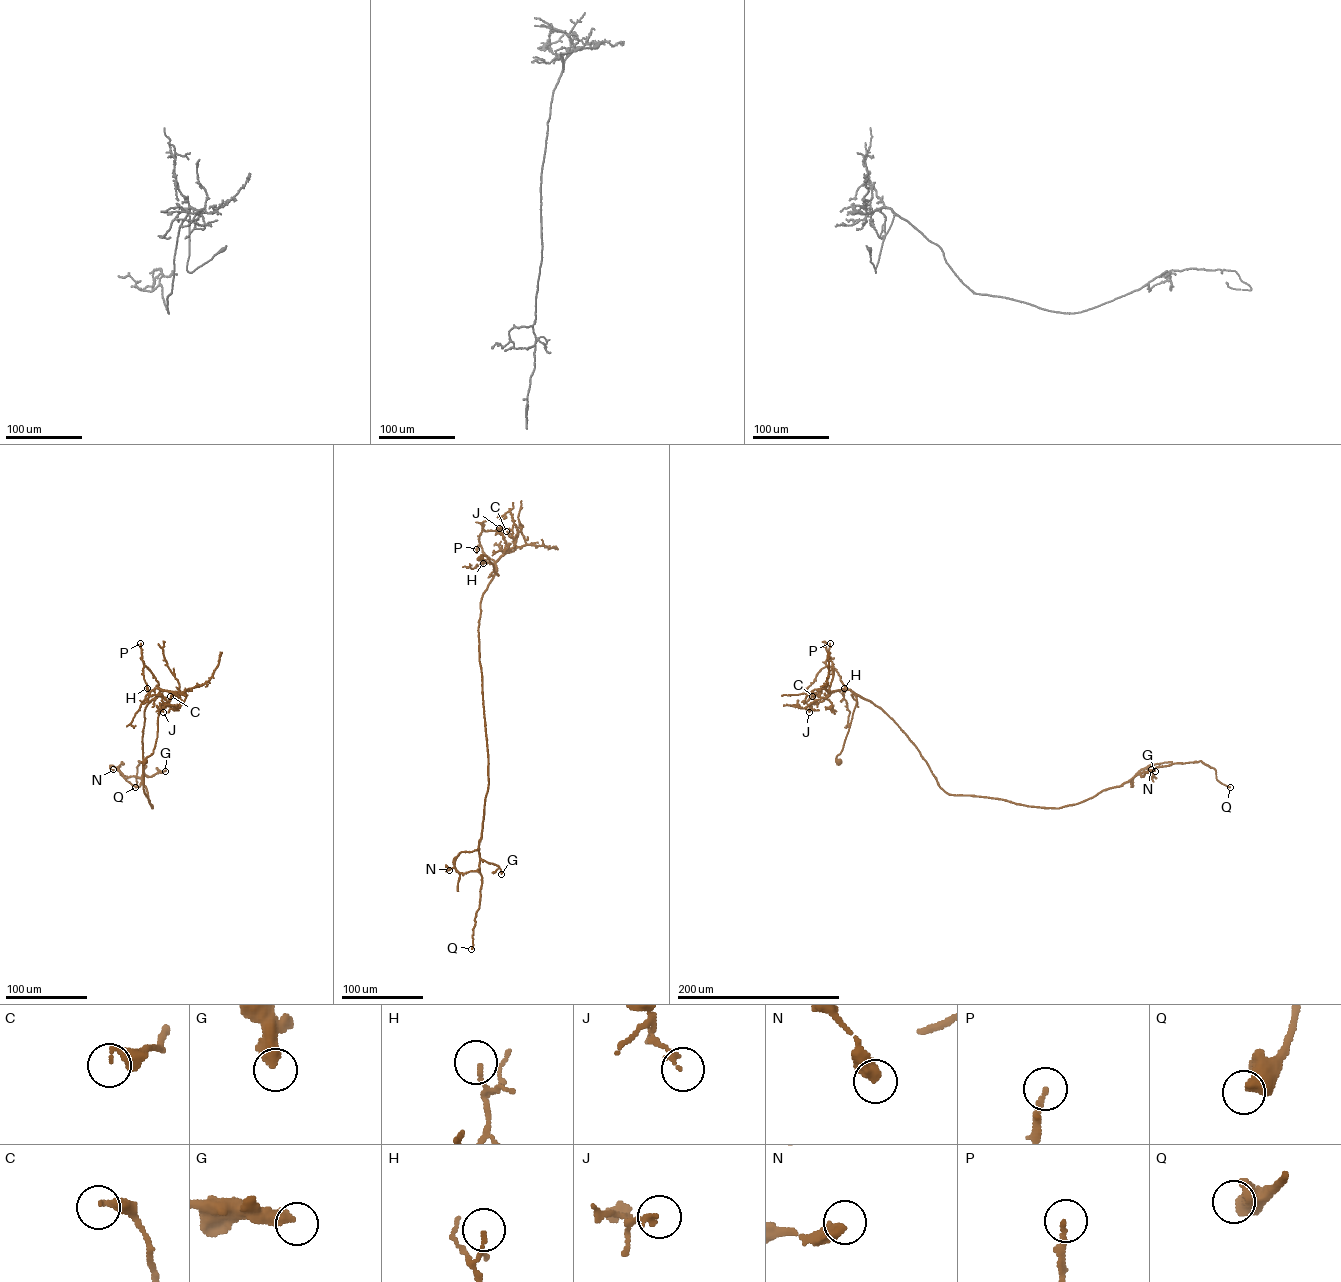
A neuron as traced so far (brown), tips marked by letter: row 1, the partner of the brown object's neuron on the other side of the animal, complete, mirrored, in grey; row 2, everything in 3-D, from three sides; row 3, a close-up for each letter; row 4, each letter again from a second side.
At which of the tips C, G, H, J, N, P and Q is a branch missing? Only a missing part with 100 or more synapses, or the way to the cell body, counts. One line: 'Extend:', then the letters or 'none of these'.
Extend: none of these

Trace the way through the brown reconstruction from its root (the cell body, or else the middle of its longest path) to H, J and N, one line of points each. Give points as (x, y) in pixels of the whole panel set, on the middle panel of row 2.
H: (480, 558), (486, 556), (498, 575), (495, 574), (493, 563), (483, 563)
J: (480, 558), (486, 556), (498, 575), (495, 574), (494, 563), (508, 549), (503, 534), (496, 530), (499, 528)
N: (480, 558), (498, 575), (482, 595), (478, 627), (488, 786), (478, 847), (461, 852), (449, 870)

